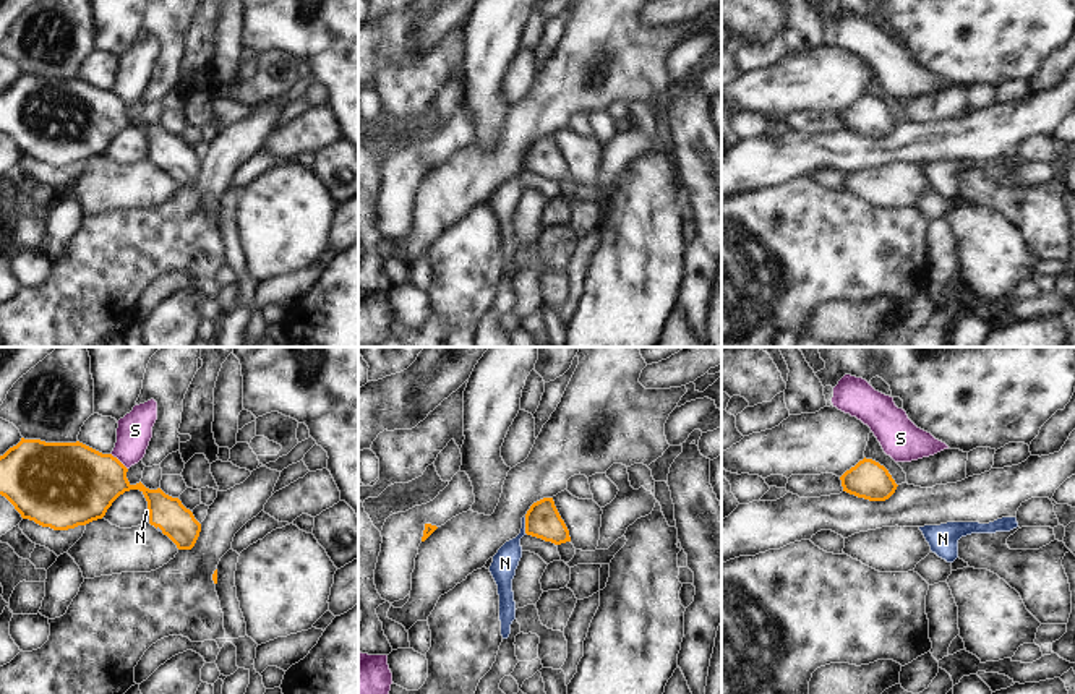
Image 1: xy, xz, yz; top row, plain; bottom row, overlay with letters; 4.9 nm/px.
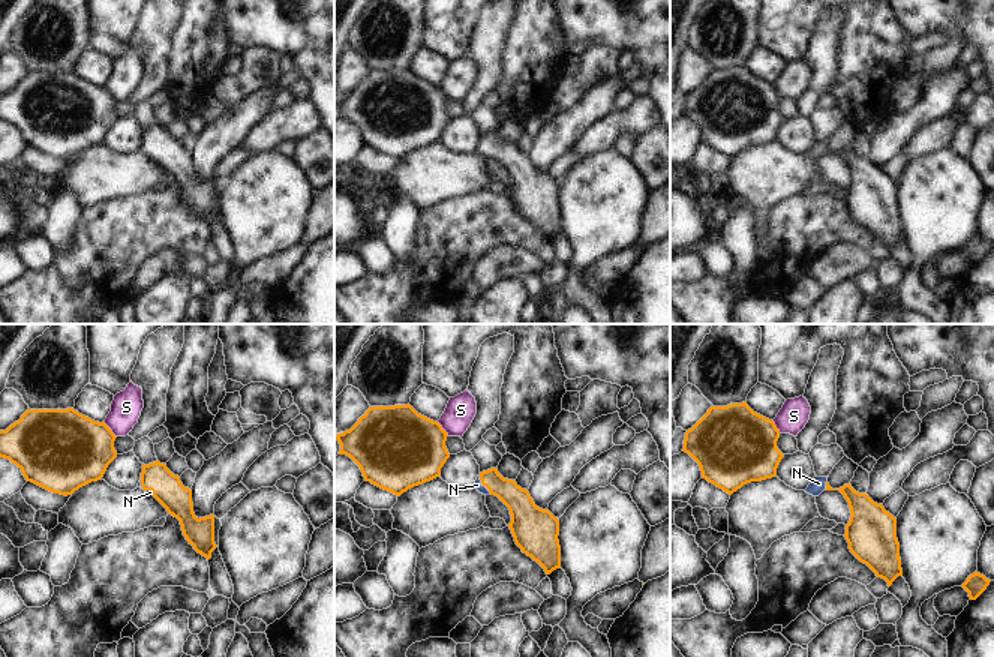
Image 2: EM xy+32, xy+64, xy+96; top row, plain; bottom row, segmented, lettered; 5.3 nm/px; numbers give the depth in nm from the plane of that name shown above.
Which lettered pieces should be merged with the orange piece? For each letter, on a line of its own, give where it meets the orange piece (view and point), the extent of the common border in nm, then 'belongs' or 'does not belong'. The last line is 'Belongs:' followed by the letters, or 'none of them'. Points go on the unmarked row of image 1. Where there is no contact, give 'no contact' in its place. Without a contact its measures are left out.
N: xz (526, 162) | 90 nm | belongs
S: xy (119, 98) | 120 nm | does not belong
Belongs: N

